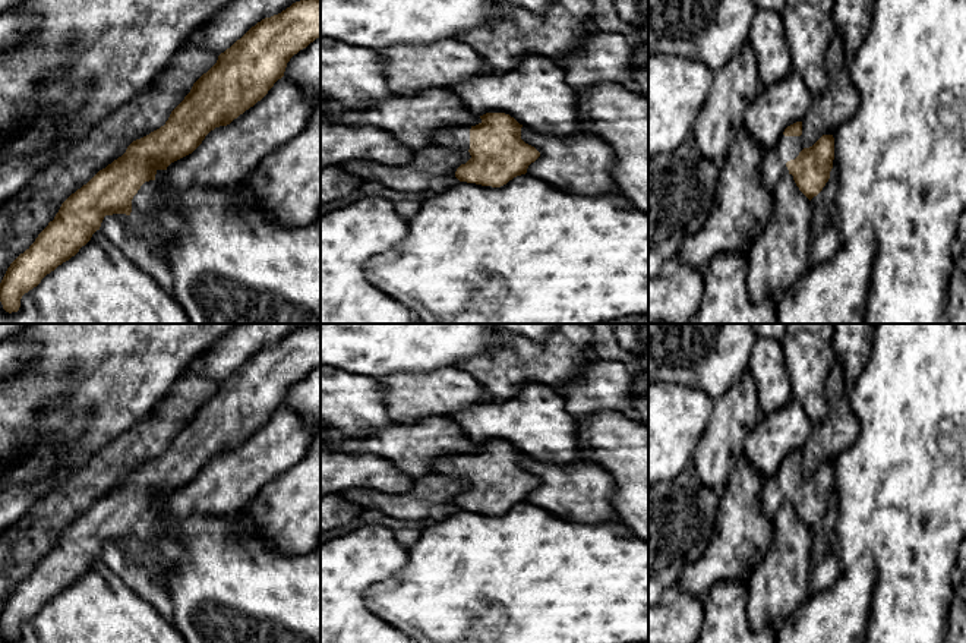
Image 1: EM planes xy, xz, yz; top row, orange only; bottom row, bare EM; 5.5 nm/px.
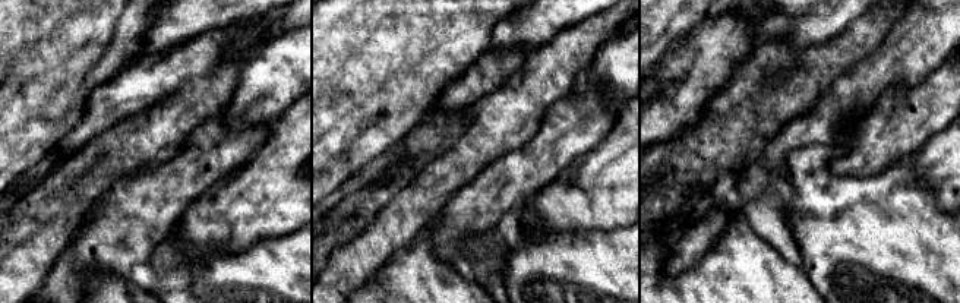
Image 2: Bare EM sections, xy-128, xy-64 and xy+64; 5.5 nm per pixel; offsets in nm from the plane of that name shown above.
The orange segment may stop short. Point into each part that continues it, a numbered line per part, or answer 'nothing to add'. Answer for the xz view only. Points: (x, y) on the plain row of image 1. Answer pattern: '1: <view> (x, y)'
1: xz (454, 465)

